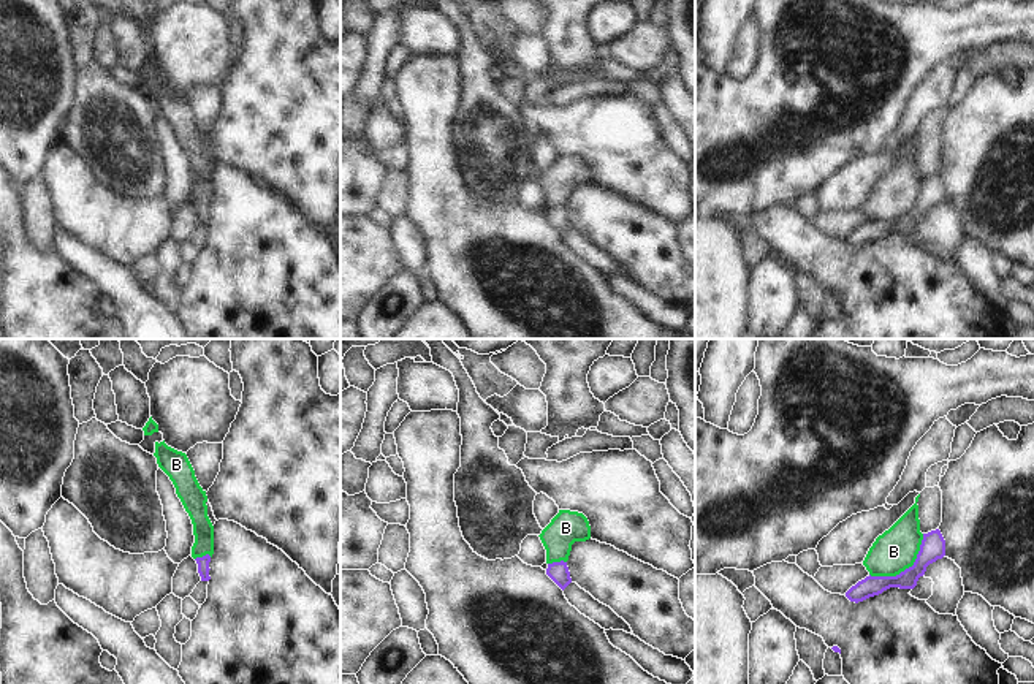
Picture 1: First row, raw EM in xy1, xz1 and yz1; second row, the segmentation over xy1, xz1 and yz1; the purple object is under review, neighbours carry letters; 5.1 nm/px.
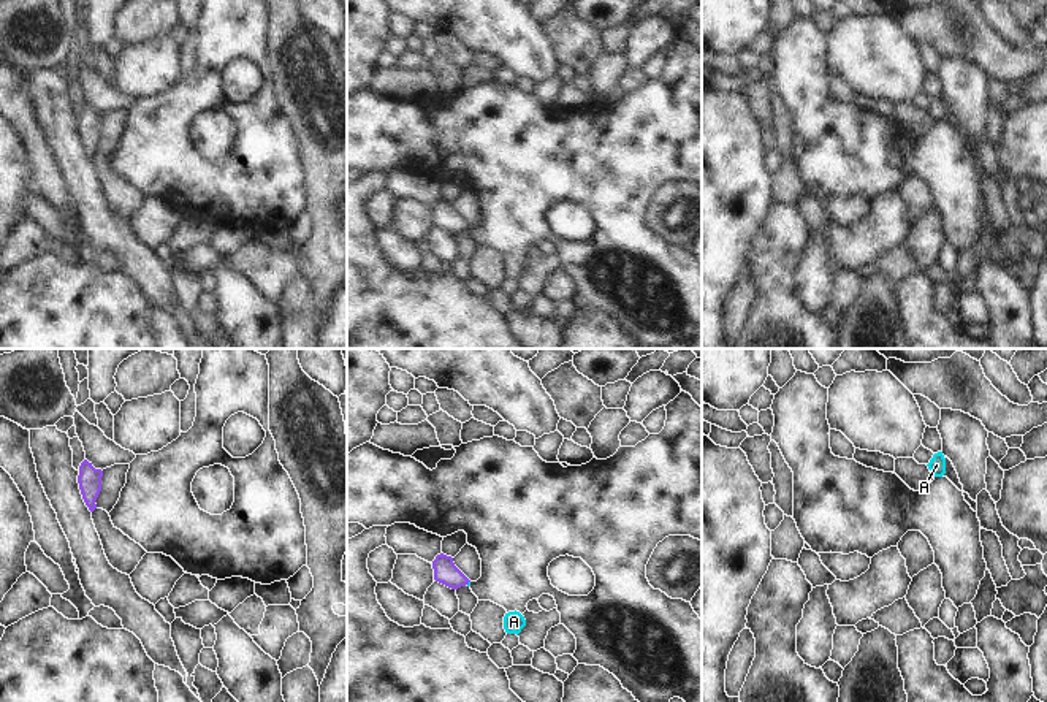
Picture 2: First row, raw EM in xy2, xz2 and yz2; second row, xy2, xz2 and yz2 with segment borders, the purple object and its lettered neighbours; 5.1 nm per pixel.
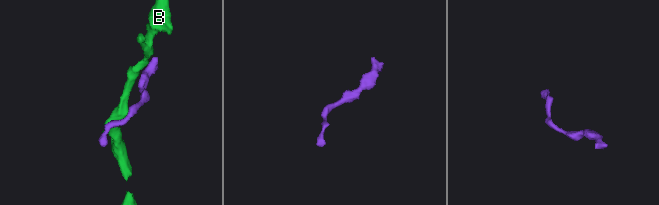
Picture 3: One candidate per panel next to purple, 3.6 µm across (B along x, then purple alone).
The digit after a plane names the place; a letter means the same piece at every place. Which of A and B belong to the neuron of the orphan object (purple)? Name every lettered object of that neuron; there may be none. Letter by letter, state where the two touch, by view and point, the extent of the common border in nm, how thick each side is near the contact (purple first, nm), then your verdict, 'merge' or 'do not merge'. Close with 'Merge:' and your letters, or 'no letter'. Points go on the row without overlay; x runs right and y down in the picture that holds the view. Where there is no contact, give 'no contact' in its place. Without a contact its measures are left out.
A: xz2 (468, 228) | 30 nm | 120/20 nm | merge
B: yz1 (906, 214) | 360 nm | 130/220 nm | do not merge
Merge: A

